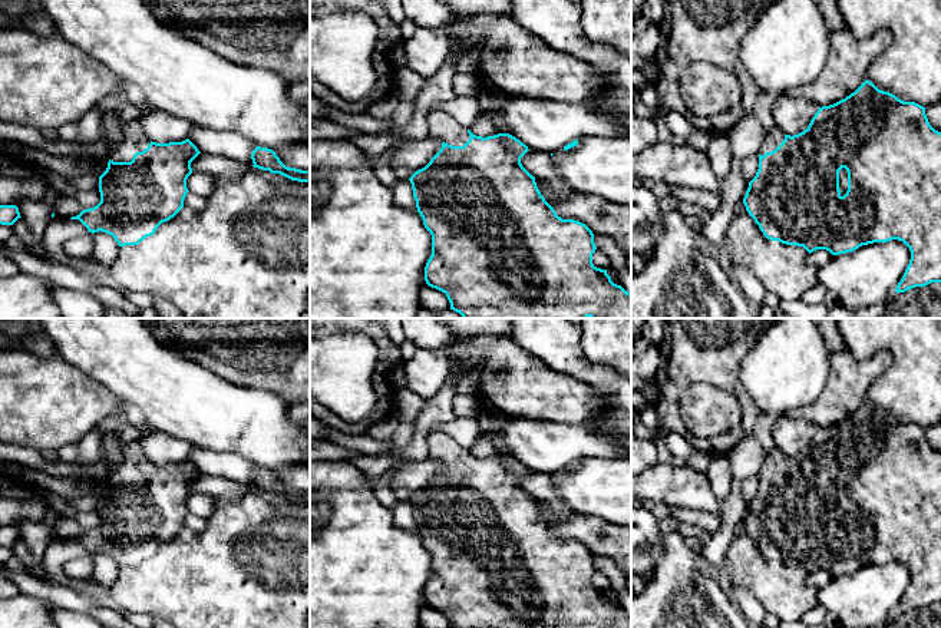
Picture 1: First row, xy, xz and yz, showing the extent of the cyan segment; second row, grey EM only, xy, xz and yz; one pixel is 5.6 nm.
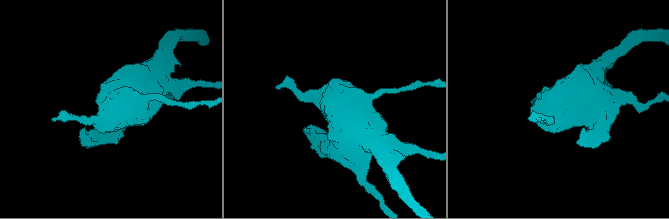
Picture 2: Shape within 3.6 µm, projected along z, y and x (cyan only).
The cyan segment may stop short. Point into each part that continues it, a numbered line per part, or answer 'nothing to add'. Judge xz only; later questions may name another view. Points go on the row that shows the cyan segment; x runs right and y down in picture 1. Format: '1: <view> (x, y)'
1: xz (442, 126)

